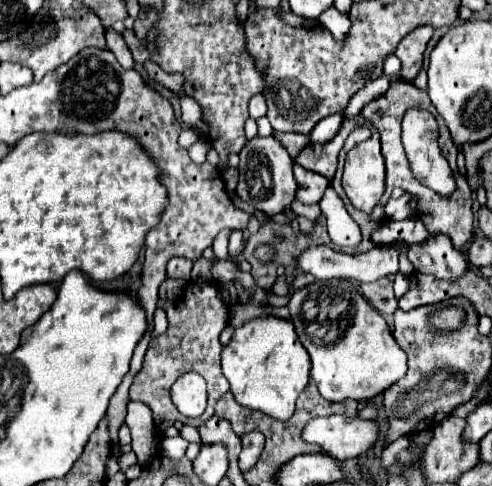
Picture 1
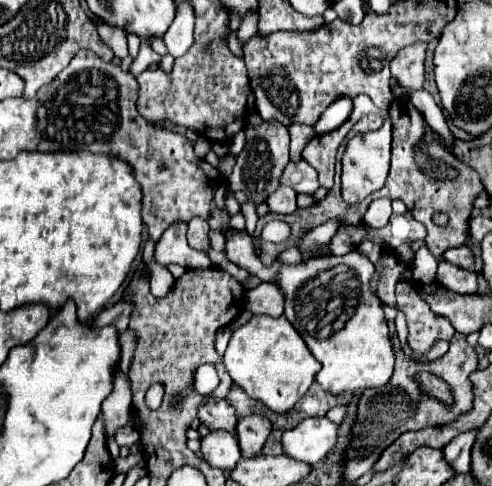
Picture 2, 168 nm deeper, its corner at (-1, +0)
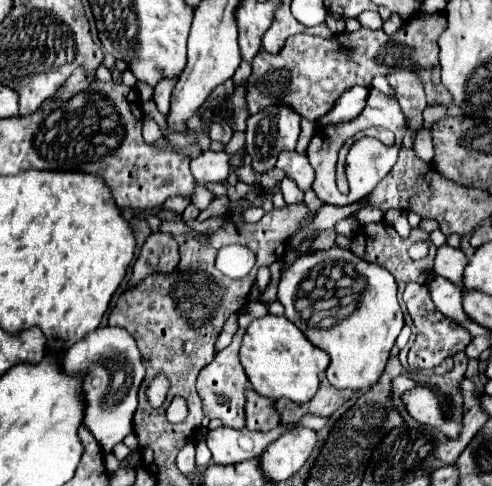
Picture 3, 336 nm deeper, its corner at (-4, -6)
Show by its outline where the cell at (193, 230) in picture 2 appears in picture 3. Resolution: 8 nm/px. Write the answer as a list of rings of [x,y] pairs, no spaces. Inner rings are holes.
[[[197,186],[191,196],[191,202],[198,208],[198,210],[205,210],[214,200],[215,196],[211,191],[203,186]]]

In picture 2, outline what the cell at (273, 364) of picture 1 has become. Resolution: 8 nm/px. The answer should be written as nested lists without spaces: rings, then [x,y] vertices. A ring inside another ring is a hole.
[[[253,316],[245,326],[237,328],[231,334],[223,364],[233,382],[239,384],[247,396],[261,400],[275,412],[289,412],[309,390],[315,372],[321,368],[321,362],[307,350],[307,344],[285,316]]]

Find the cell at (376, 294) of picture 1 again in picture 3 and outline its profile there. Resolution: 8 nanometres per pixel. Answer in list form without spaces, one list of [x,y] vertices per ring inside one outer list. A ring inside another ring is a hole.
[[[410,282],[404,290],[404,302],[408,306],[410,318],[416,326],[416,340],[408,352],[408,364],[414,370],[432,370],[436,368],[446,356],[454,356],[456,352],[464,350],[468,346],[468,342],[472,340],[470,332],[466,328],[462,328],[458,322],[454,322],[452,318],[446,318],[440,310],[436,310],[430,292],[426,288],[426,284],[416,284]]]

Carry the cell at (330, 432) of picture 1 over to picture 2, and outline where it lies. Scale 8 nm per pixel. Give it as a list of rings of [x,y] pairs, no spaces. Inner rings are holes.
[[[325,416],[305,418],[295,428],[283,432],[283,452],[305,464],[315,464],[335,446],[337,442],[337,424]]]

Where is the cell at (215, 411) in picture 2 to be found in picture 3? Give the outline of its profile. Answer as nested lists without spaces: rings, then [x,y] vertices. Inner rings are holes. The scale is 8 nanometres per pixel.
[[[236,332],[232,338],[232,344],[216,354],[210,366],[206,366],[198,374],[198,396],[202,398],[202,410],[206,418],[218,418],[224,426],[244,428],[244,388],[246,388],[246,374],[242,372],[242,366],[238,364],[238,350],[242,342],[242,332]]]

